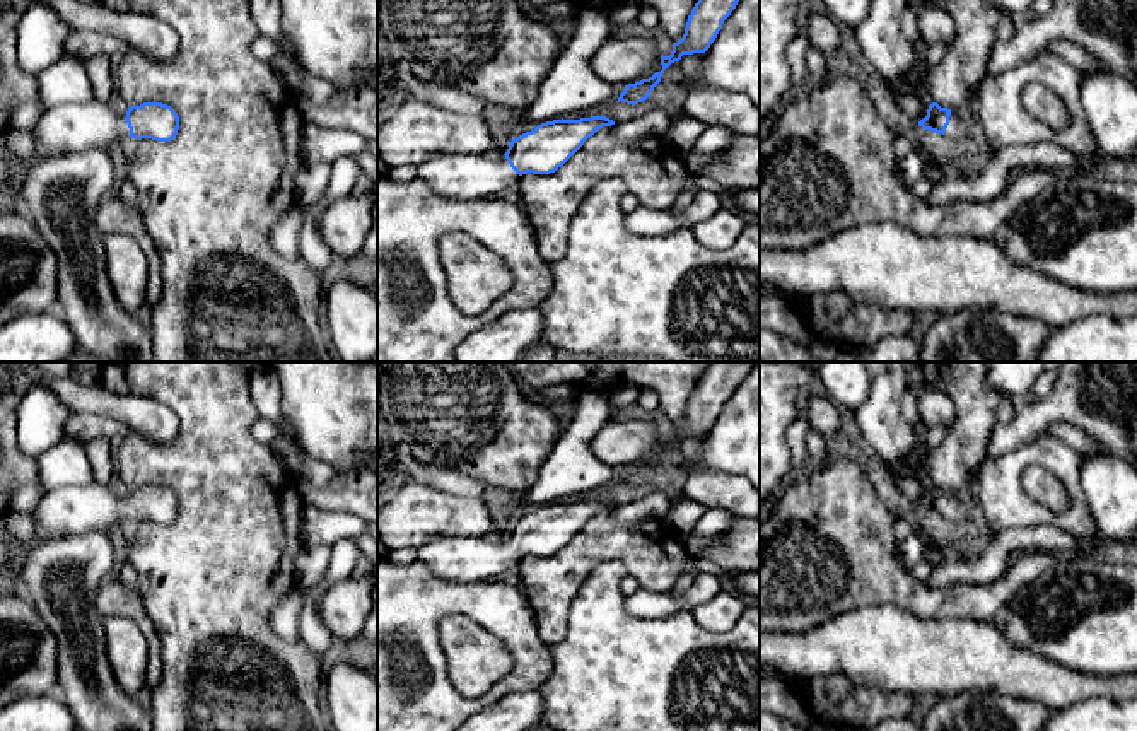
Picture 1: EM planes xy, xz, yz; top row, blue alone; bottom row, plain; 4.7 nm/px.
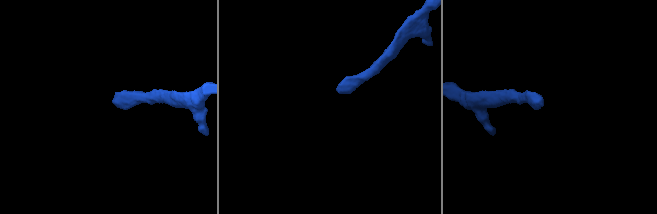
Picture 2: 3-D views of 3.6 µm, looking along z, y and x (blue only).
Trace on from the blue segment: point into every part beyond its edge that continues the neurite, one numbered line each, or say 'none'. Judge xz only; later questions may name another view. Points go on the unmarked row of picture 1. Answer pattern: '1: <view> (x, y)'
1: xz (461, 559)

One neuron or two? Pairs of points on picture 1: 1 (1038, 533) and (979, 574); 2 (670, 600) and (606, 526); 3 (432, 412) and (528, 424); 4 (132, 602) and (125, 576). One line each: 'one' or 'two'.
1: one
2: two
3: one
4: two

